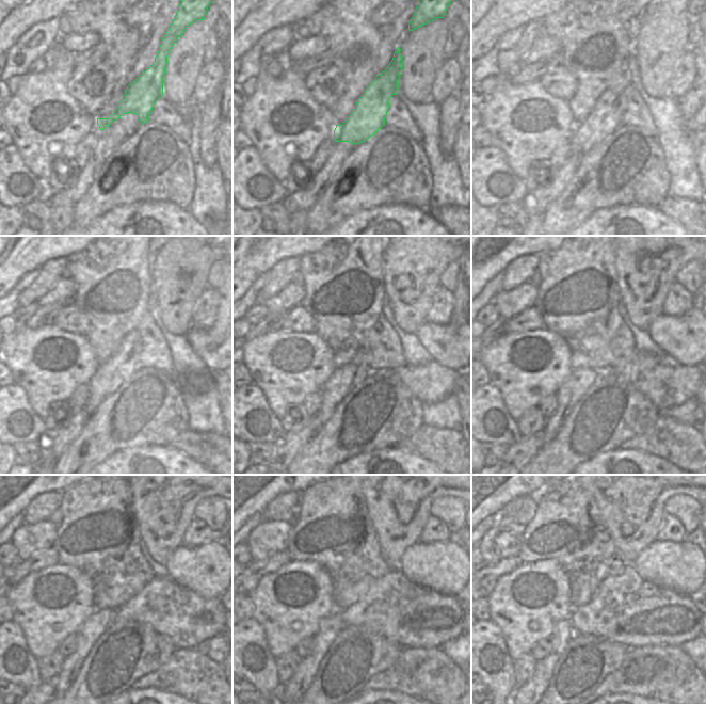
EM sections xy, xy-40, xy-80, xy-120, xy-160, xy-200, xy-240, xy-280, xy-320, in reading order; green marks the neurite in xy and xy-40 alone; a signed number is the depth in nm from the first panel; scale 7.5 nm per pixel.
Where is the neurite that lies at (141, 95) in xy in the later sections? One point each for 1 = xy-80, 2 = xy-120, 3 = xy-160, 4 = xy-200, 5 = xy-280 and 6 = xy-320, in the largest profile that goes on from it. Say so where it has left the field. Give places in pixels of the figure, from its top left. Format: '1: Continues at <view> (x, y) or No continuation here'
1: Continues at xy-80 (606, 116)
2: Continues at xy-120 (109, 376)
3: Continues at xy-160 (345, 378)
4: Continues at xy-200 (572, 390)
5: Continues at xy-280 (291, 691)
6: Continues at xy-320 (531, 691)

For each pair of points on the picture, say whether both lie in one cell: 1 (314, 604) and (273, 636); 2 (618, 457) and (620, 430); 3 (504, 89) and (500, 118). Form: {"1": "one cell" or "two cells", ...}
{"1": "one cell", "2": "two cells", "3": "one cell"}

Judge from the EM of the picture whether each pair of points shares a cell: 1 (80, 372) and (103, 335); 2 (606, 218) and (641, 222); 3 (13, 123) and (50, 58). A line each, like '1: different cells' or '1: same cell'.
1: different cells
2: same cell
3: same cell

